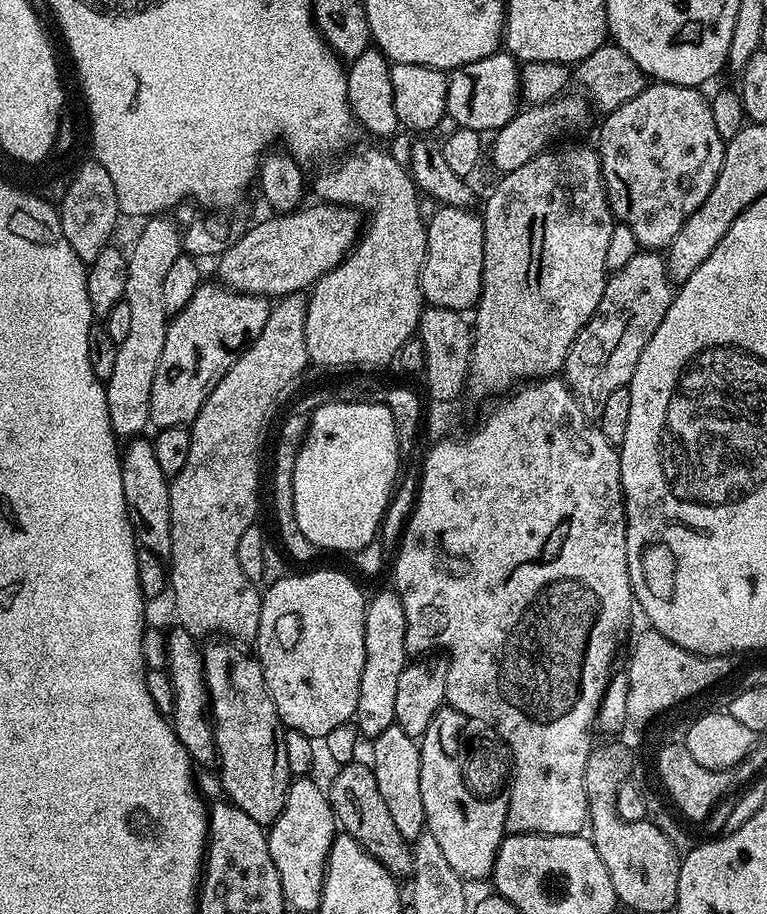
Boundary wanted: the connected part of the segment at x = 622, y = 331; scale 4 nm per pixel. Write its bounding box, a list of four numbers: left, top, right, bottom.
[562,250,674,421]

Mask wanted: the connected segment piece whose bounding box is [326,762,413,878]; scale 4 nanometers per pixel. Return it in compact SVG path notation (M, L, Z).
M353 762L343 765L339 769L340 772L332 780L332 785L327 785L326 795L332 804L332 812L336 816L337 825L347 835L353 836L364 849L373 856L373 858L387 868L393 876L397 878L408 878L412 874L412 849L410 842L406 838L402 838L402 834L394 826L394 821L390 818L390 809L386 807L386 802L382 802L382 794L378 794L378 782L374 782L374 774L371 767L367 763Z

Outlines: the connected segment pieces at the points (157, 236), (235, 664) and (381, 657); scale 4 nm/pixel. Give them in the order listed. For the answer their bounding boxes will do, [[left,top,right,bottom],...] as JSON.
[[104,214,182,438],[203,642,293,826],[354,590,410,741]]

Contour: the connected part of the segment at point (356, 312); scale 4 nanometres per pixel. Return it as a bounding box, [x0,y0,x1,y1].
[306,148,428,368]

